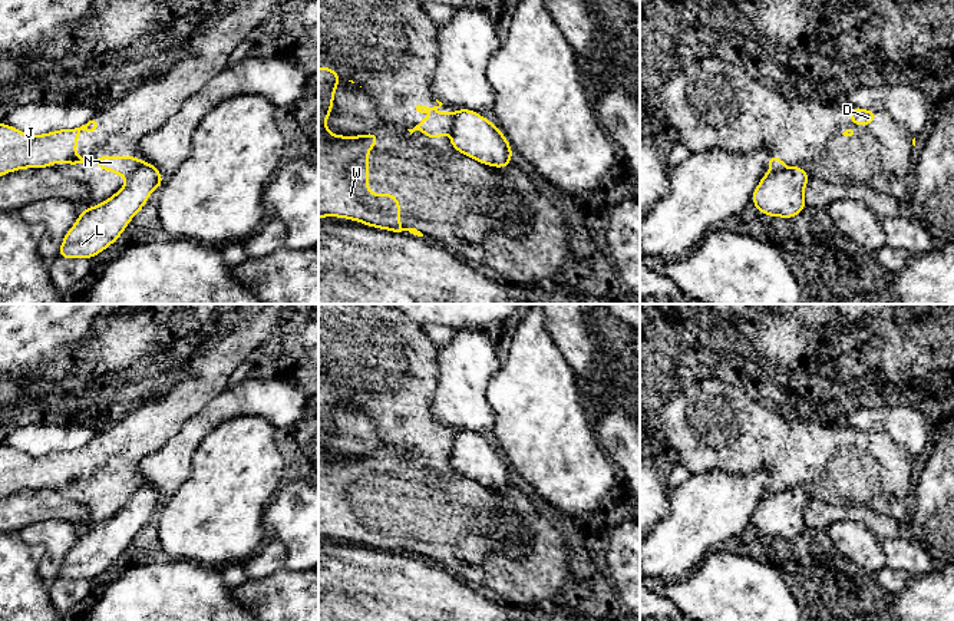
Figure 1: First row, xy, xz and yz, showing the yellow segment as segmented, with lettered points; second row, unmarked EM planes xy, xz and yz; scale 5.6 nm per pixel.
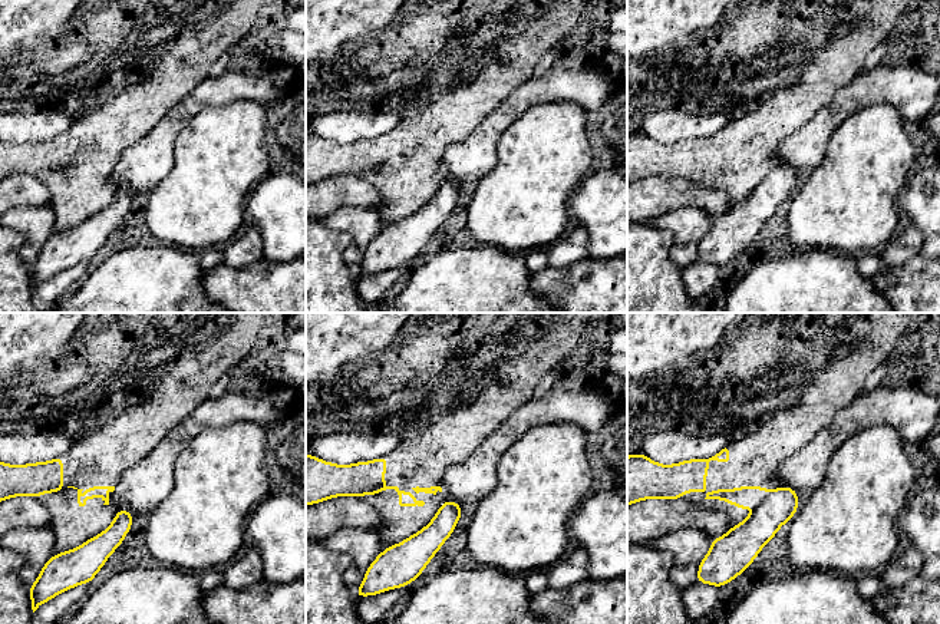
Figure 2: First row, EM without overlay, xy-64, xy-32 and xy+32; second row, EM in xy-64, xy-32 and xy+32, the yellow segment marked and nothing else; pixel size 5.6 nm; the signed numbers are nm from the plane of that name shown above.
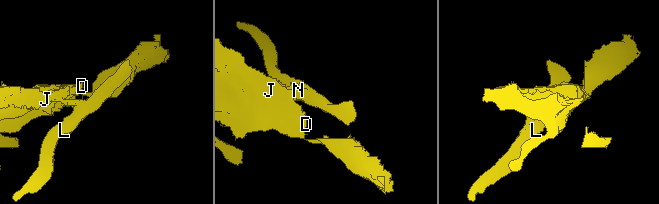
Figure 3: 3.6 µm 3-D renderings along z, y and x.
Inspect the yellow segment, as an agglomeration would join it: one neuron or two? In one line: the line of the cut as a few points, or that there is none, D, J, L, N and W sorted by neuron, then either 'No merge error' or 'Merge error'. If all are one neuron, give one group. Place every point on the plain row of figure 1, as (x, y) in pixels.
Split along xy (142, 485), (128, 499). Groups: D J N W / L. Merge error

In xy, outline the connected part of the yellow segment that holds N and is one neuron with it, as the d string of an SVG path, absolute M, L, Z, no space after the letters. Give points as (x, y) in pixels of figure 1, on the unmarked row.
M90 439L75 450L59 450L44 456L30 456L0 445L0 498L26 489L49 489L57 483L67 486L92 486L99 483L99 492L113 492L129 499L141 486L136 478L76 478L79 453L99 453L99 442Z

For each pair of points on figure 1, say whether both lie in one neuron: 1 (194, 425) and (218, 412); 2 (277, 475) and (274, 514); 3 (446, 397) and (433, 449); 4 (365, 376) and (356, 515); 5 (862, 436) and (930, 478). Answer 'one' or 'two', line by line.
1: one
2: two
3: two
4: one
5: two

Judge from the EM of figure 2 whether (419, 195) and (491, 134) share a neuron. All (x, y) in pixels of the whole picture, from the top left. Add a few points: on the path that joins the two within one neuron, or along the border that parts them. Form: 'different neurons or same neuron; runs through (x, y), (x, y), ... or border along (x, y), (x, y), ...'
different neurons; border along (457, 142), (444, 154), (441, 164), (442, 178)

